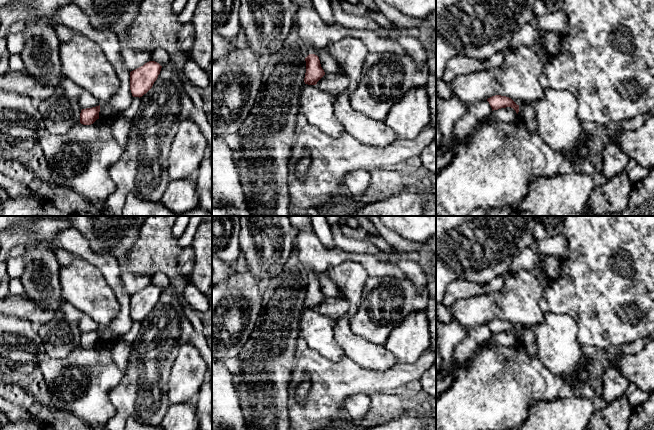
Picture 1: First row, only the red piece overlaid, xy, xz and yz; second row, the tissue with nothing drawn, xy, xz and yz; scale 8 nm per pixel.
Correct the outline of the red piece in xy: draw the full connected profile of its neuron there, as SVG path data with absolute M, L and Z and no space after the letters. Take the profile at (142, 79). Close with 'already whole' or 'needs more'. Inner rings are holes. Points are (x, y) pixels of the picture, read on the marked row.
M149 61L143 66L130 72L130 90L133 97L142 97L153 86L160 74L162 66Z | already whole

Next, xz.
M309 54L306 58L306 73L304 82L308 85L316 85L317 82L325 75L321 67L319 57L315 54Z | already whole

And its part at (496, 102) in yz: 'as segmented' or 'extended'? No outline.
as segmented

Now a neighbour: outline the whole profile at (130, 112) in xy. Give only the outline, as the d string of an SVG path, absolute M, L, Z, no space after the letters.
M134 97L131 105L123 111L123 114L127 121L131 122L133 117L136 115L138 108L140 106L140 98Z

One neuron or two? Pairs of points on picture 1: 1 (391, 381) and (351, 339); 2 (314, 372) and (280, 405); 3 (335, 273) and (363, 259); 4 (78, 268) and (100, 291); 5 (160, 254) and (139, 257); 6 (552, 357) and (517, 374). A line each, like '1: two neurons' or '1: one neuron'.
1: two neurons
2: two neurons
3: two neurons
4: one neuron
5: one neuron
6: two neurons

